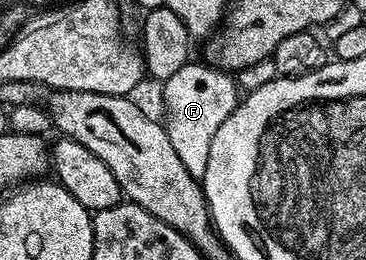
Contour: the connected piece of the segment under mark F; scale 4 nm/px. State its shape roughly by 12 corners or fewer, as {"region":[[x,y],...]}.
{"region":[[188,61],[163,80],[164,126],[188,173],[238,106],[229,72]]}

